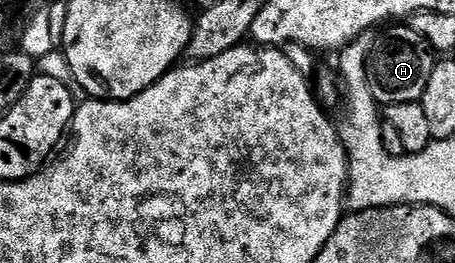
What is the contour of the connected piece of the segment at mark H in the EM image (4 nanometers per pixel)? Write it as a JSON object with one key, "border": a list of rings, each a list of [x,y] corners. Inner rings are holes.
{"border":[[[404,23],[388,28],[383,30],[385,33],[381,37],[375,38],[372,52],[368,55],[368,92],[381,107],[419,101],[426,91],[426,83],[430,83],[430,71],[434,71],[438,60],[429,41],[418,35],[418,31]]]}

